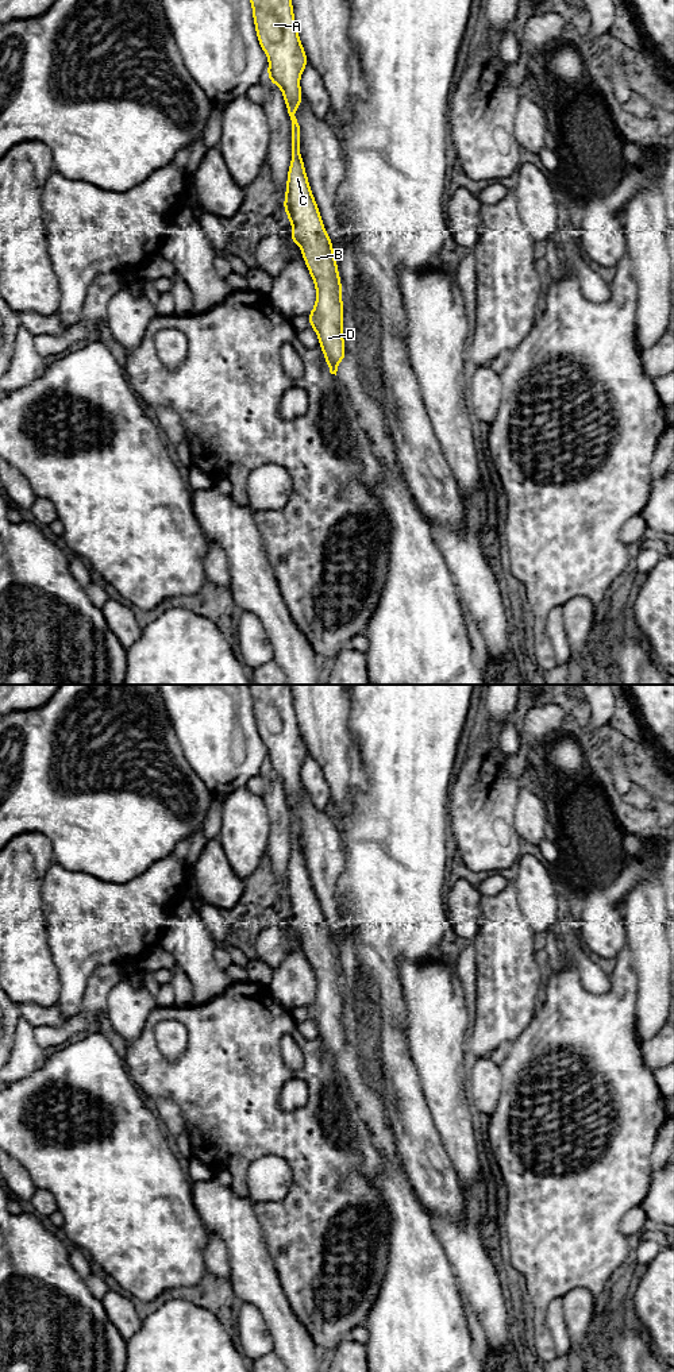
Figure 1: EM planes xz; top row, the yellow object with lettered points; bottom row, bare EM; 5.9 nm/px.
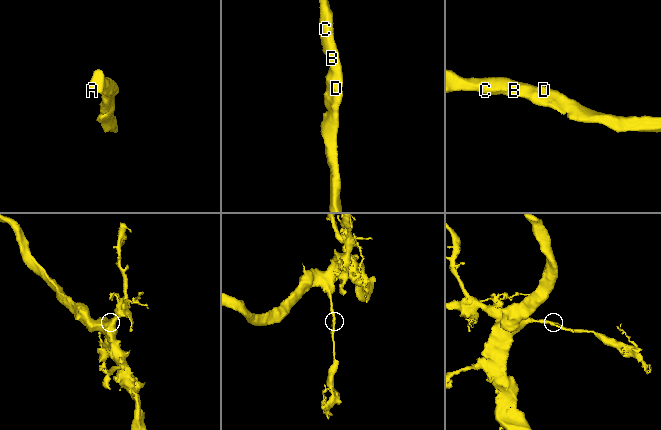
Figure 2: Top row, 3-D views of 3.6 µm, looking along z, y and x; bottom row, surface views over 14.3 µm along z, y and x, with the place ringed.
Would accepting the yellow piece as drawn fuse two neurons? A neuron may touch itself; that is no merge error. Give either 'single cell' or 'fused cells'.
single cell

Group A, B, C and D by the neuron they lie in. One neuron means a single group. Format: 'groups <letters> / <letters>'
groups A B C D

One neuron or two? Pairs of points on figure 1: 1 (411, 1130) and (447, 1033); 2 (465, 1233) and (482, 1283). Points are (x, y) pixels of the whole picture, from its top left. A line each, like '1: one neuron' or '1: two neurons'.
1: one neuron
2: one neuron

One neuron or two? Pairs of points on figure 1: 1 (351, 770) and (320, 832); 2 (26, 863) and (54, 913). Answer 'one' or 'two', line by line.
1: one
2: two

